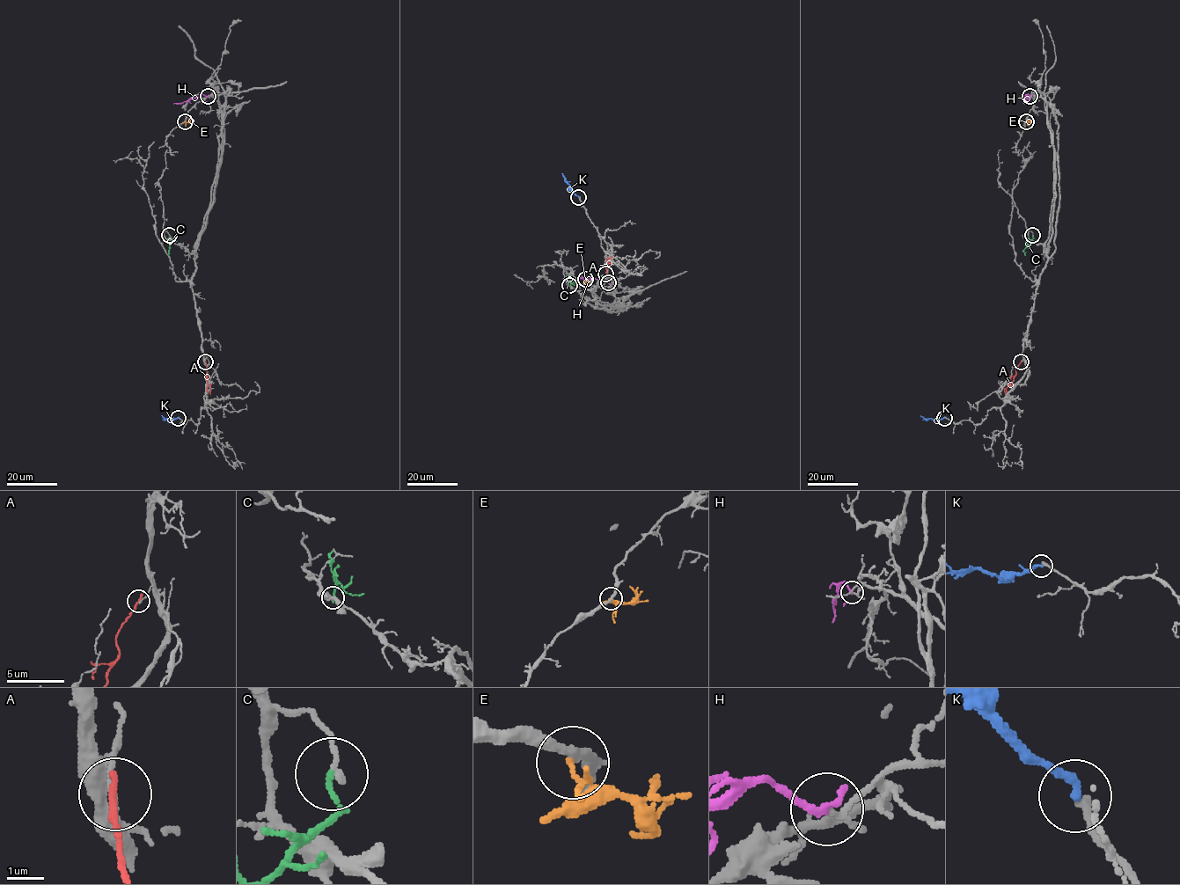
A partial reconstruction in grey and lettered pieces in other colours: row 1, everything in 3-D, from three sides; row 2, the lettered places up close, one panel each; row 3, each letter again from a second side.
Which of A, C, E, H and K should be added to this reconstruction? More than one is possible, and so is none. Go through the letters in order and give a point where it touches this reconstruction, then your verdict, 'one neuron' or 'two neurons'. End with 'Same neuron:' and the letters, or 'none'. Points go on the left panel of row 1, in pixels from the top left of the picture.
A: (205, 362) | two neurons
C: (169, 235) | two neurons
E: (185, 121) | two neurons
H: (208, 96) | one neuron
K: (178, 418) | two neurons
Same neuron: H

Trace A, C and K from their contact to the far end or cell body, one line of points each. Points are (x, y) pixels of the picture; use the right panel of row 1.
A: (1021, 362), (1014, 380), (1005, 391), (1004, 388)
C: (1032, 236), (1023, 250), (1025, 255)
K: (944, 418), (932, 420), (920, 415)

